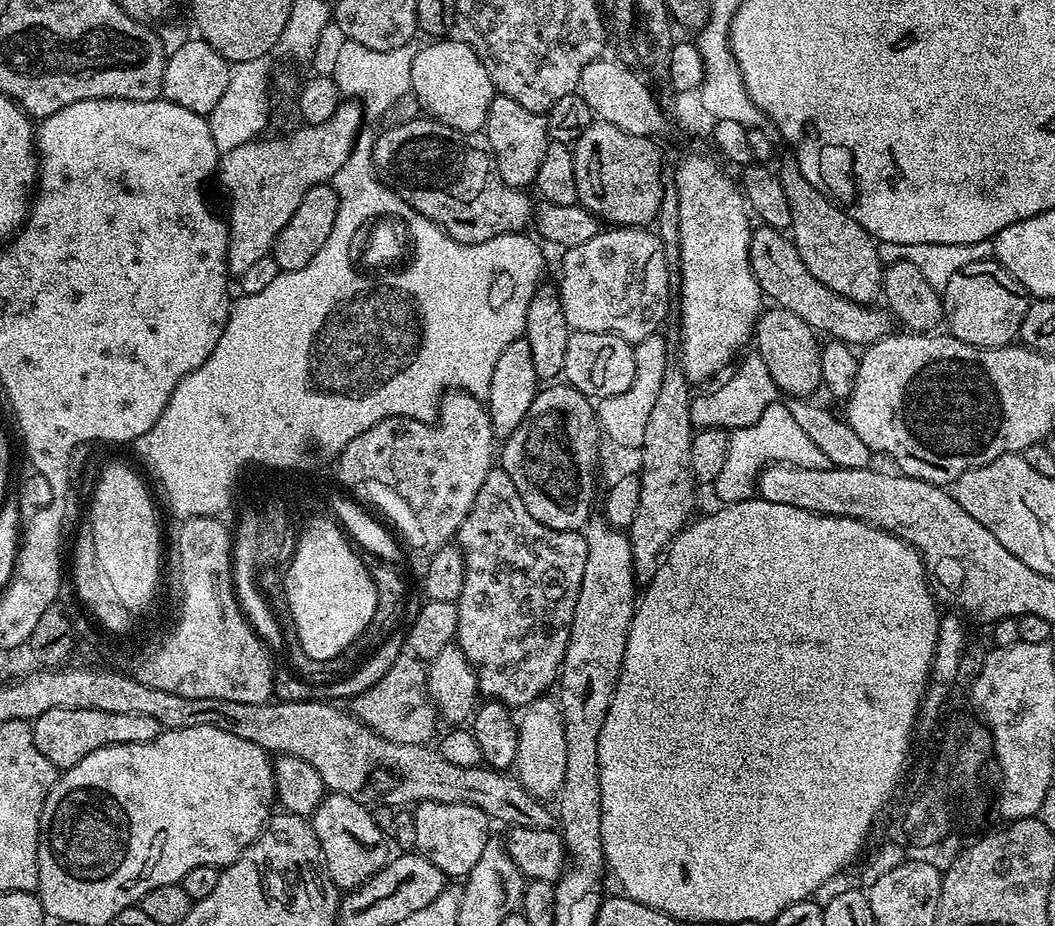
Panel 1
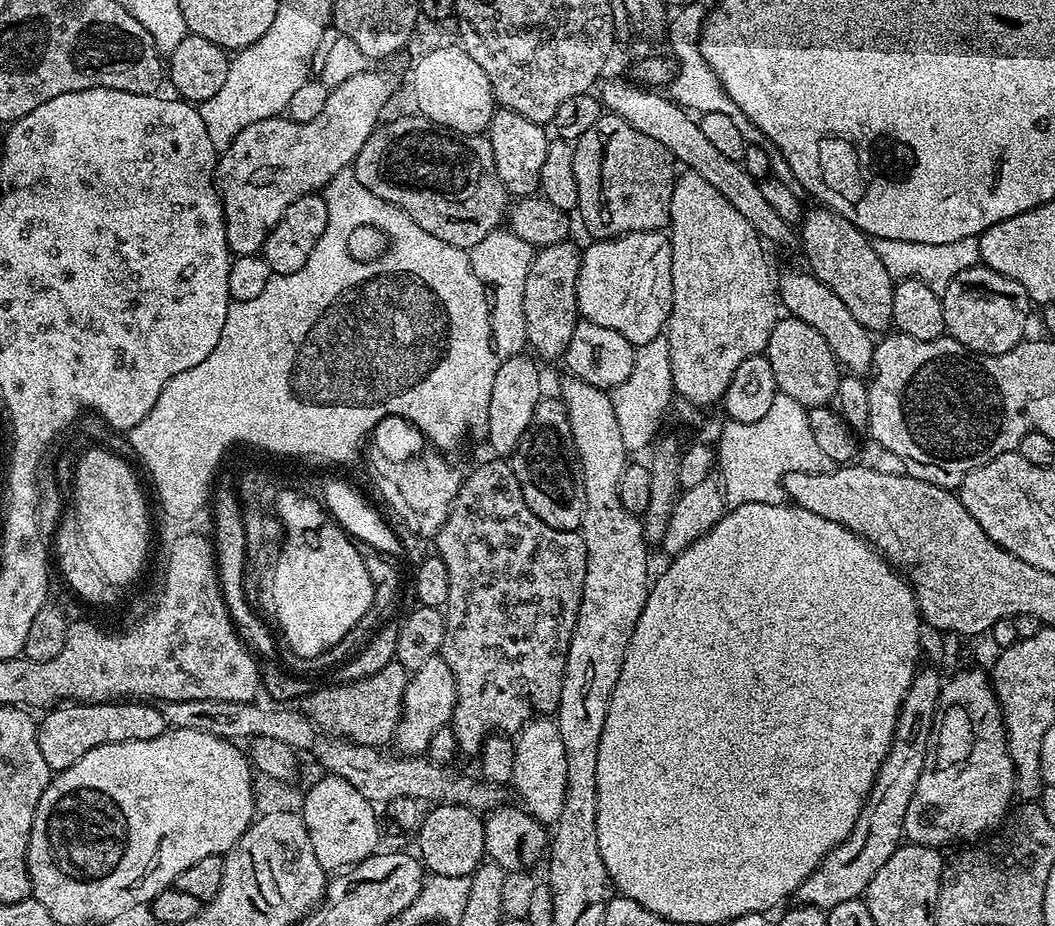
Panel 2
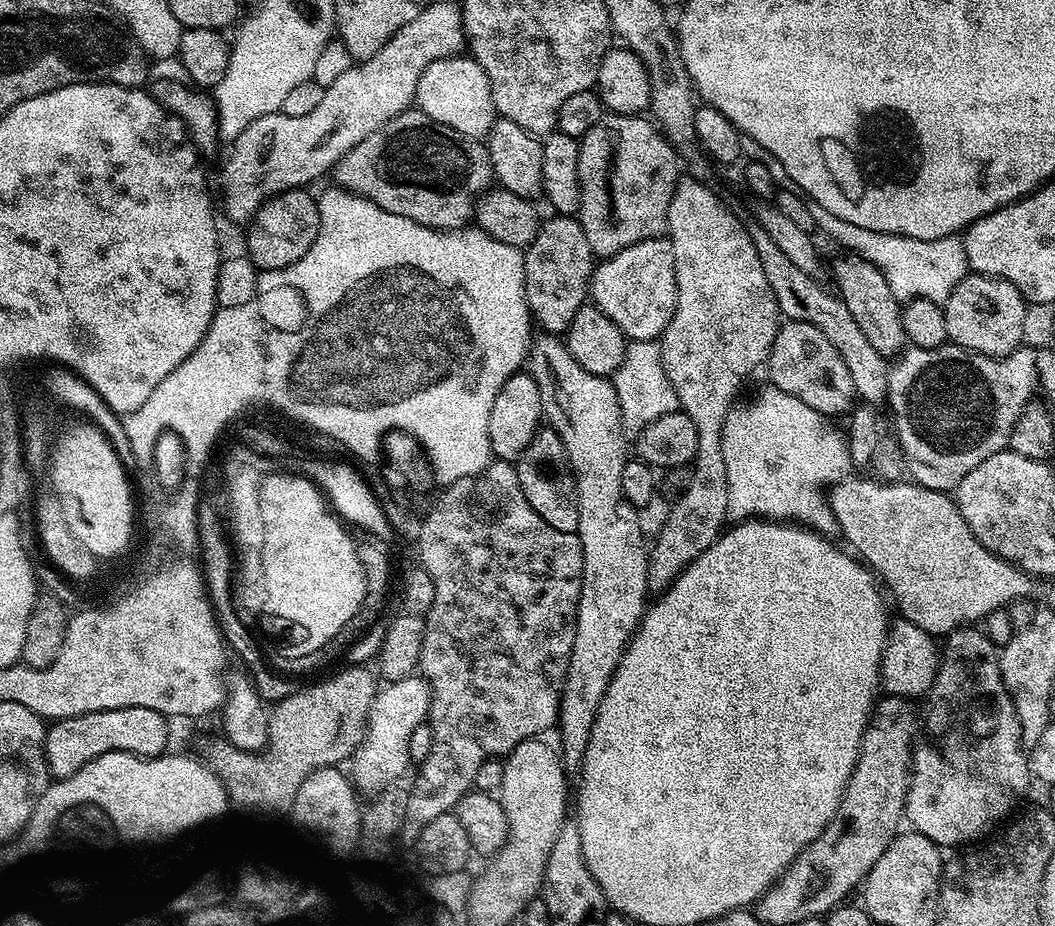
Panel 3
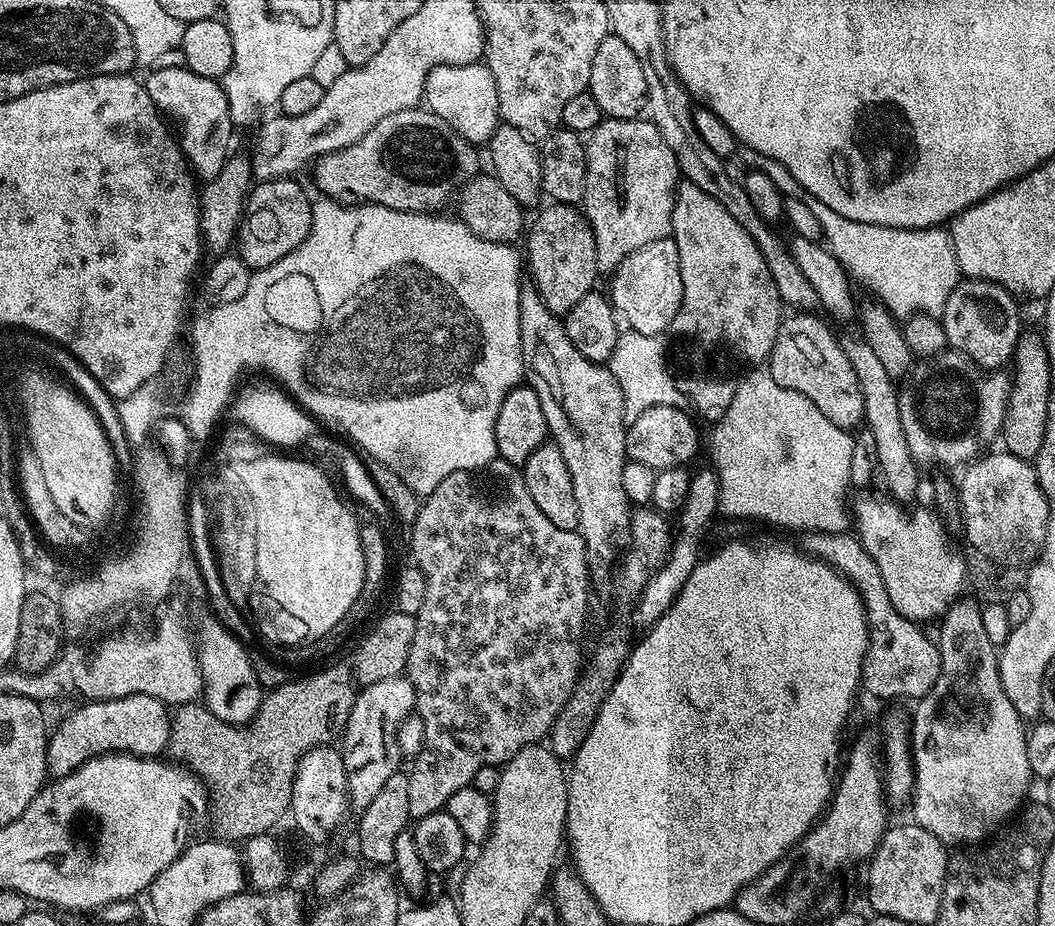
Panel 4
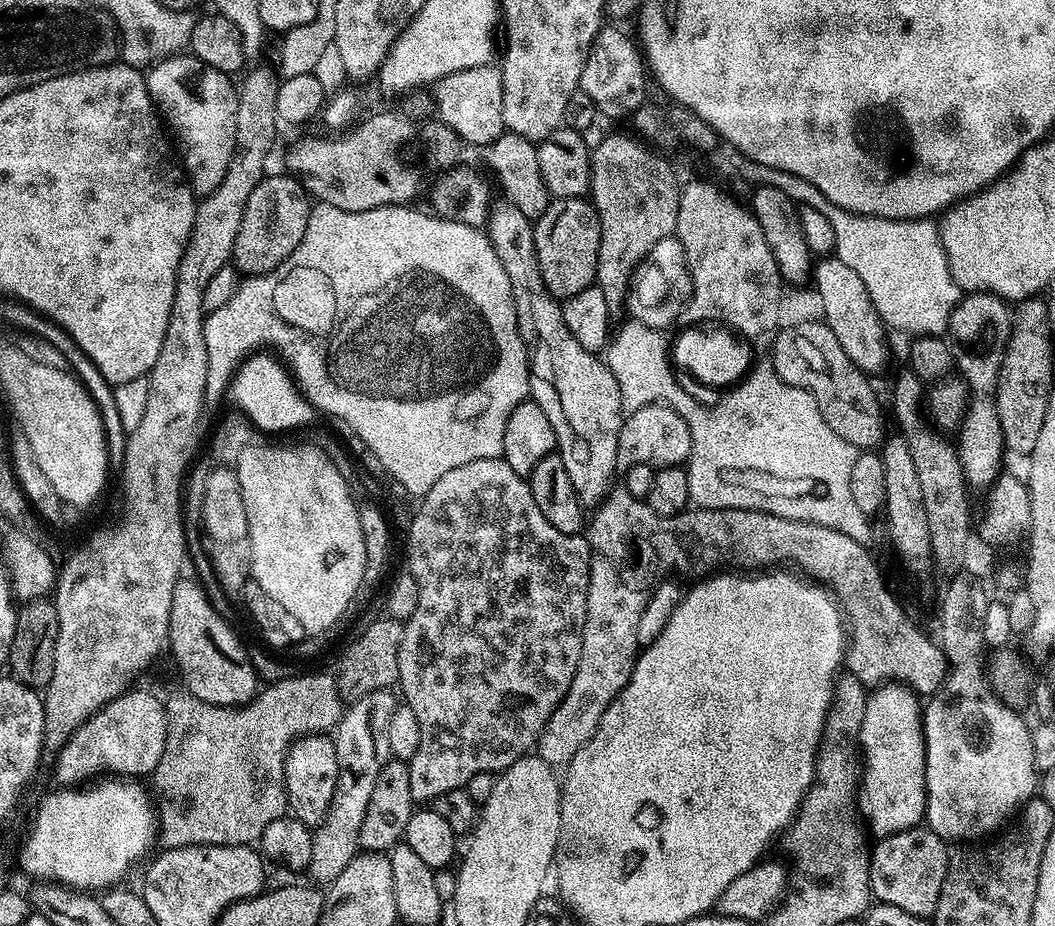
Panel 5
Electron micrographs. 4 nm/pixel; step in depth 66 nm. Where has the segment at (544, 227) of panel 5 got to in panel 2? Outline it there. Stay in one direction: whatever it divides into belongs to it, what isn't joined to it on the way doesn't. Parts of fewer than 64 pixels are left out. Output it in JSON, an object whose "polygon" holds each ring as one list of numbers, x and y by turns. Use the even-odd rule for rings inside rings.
{"polygon":[[565,242,563,244,545,244,532,257,530,274,526,274,526,290,522,298,522,310,526,318,527,347,529,349,533,348,531,351,541,361,543,361,542,359,559,361,570,346,570,338,574,338,574,330,578,319,576,311,576,283,580,273,581,255,582,252,579,247,576,249,572,242]]}

